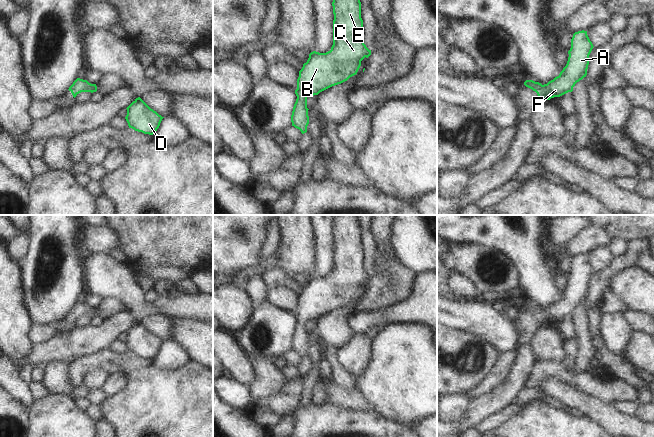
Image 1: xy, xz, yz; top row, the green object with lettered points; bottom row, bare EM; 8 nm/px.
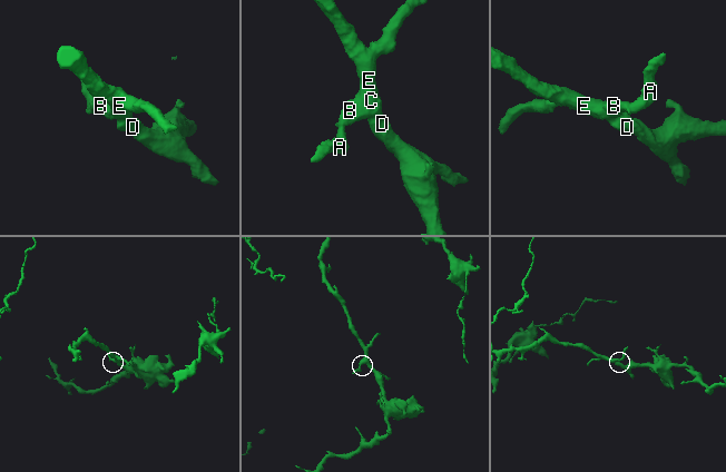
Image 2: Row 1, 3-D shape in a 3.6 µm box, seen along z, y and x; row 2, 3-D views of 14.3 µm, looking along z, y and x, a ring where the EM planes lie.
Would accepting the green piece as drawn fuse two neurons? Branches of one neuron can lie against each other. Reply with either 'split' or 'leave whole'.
leave whole

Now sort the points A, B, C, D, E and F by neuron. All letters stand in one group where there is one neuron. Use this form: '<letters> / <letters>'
A B C D E F

